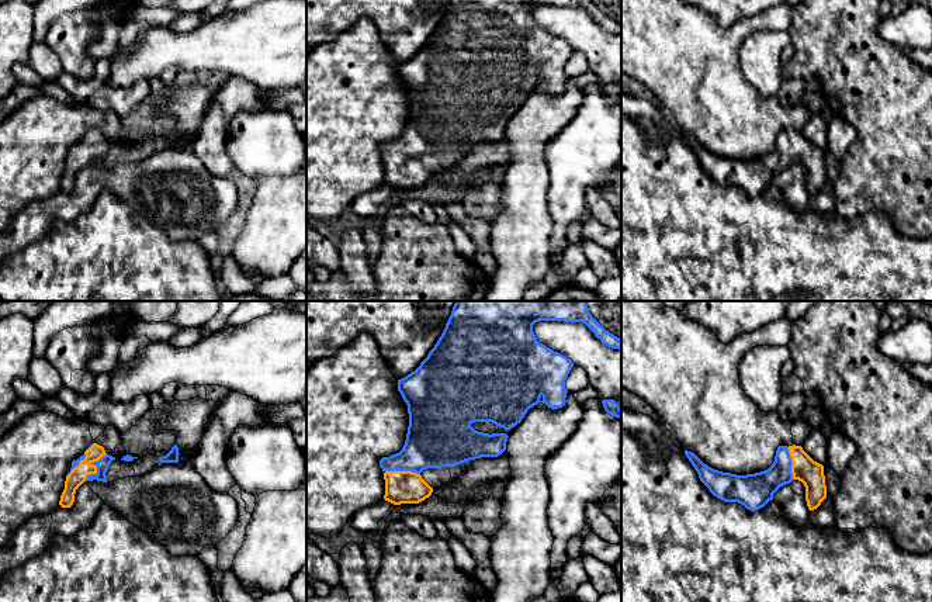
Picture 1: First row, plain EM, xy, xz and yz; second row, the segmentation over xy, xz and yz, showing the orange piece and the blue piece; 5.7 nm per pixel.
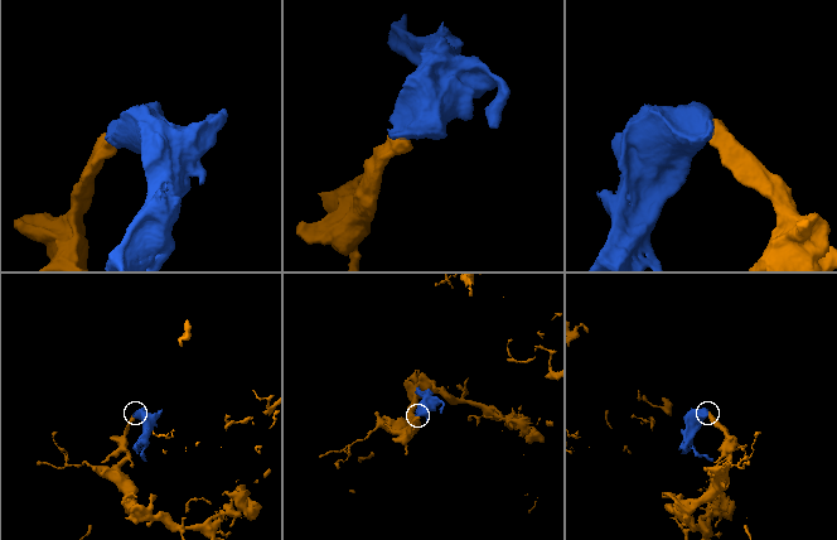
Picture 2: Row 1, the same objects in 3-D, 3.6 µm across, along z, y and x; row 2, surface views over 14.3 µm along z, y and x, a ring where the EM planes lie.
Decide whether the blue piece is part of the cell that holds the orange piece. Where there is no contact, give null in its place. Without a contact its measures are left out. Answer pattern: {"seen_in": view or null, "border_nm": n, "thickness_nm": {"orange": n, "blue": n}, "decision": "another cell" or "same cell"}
{"seen_in": "xy", "border_nm": 200, "thickness_nm": {"orange": 100, "blue": 70}, "decision": "same cell"}

